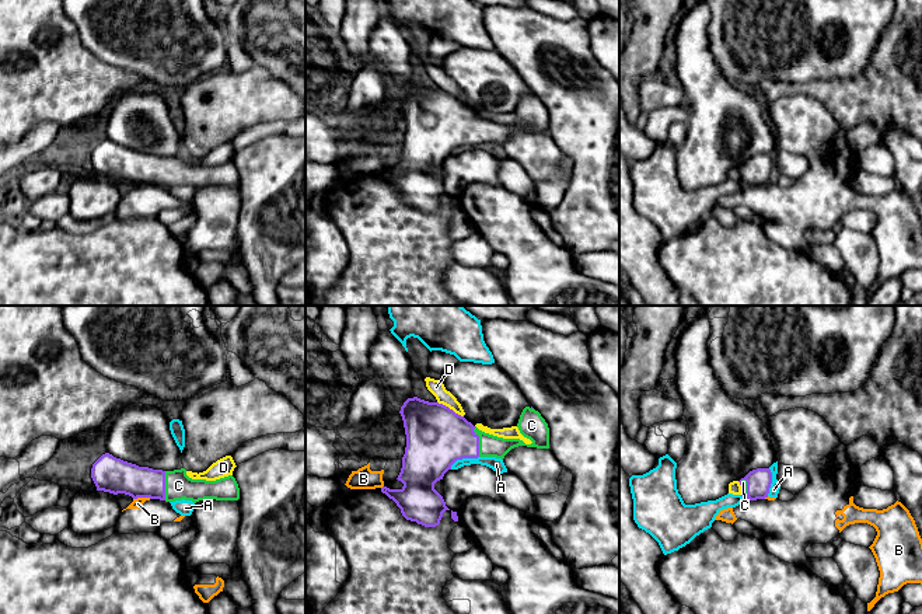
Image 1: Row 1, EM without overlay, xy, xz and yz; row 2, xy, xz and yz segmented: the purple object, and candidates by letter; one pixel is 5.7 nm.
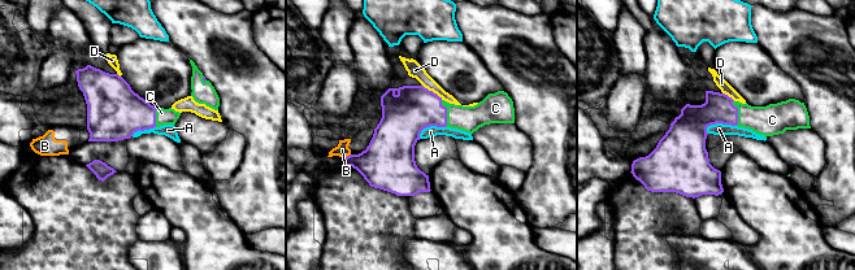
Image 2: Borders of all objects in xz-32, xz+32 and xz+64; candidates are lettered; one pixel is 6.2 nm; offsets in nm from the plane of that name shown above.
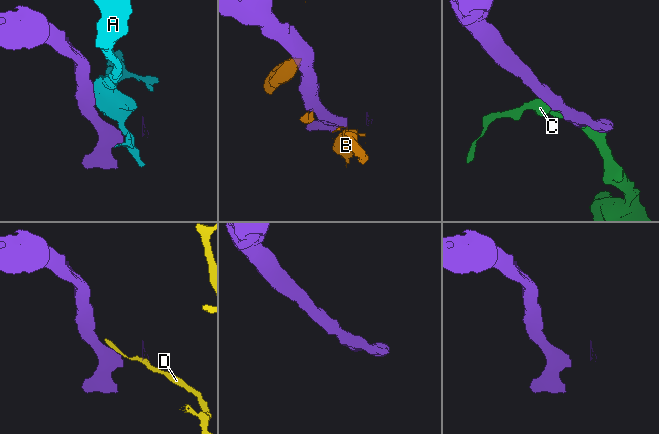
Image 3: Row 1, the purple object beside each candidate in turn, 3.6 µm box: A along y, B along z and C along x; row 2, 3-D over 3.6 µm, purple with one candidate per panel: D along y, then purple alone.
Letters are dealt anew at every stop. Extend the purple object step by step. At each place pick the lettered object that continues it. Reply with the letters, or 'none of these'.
C

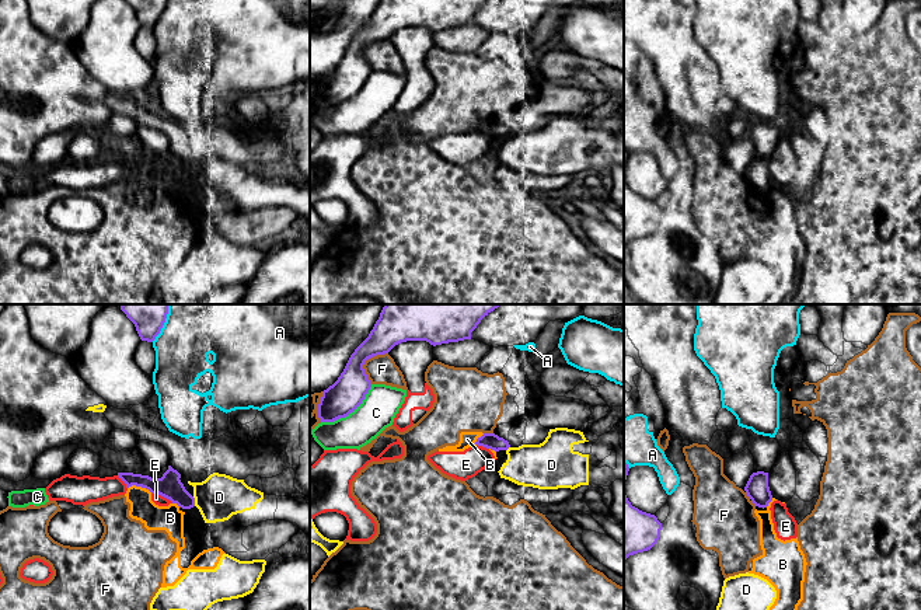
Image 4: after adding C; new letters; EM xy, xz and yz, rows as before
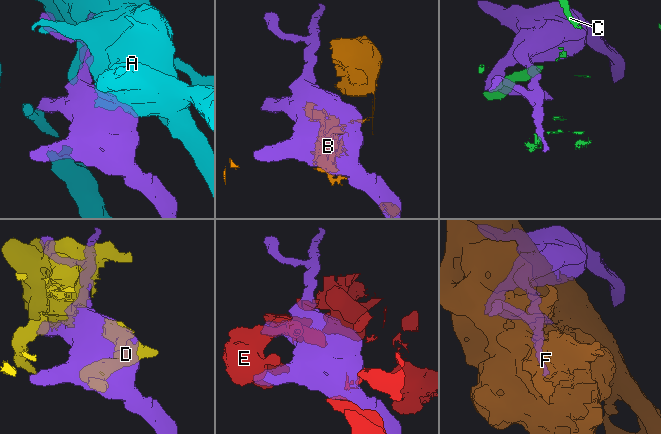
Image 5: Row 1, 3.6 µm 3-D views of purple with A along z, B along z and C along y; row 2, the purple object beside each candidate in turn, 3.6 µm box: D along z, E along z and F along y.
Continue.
none of these

